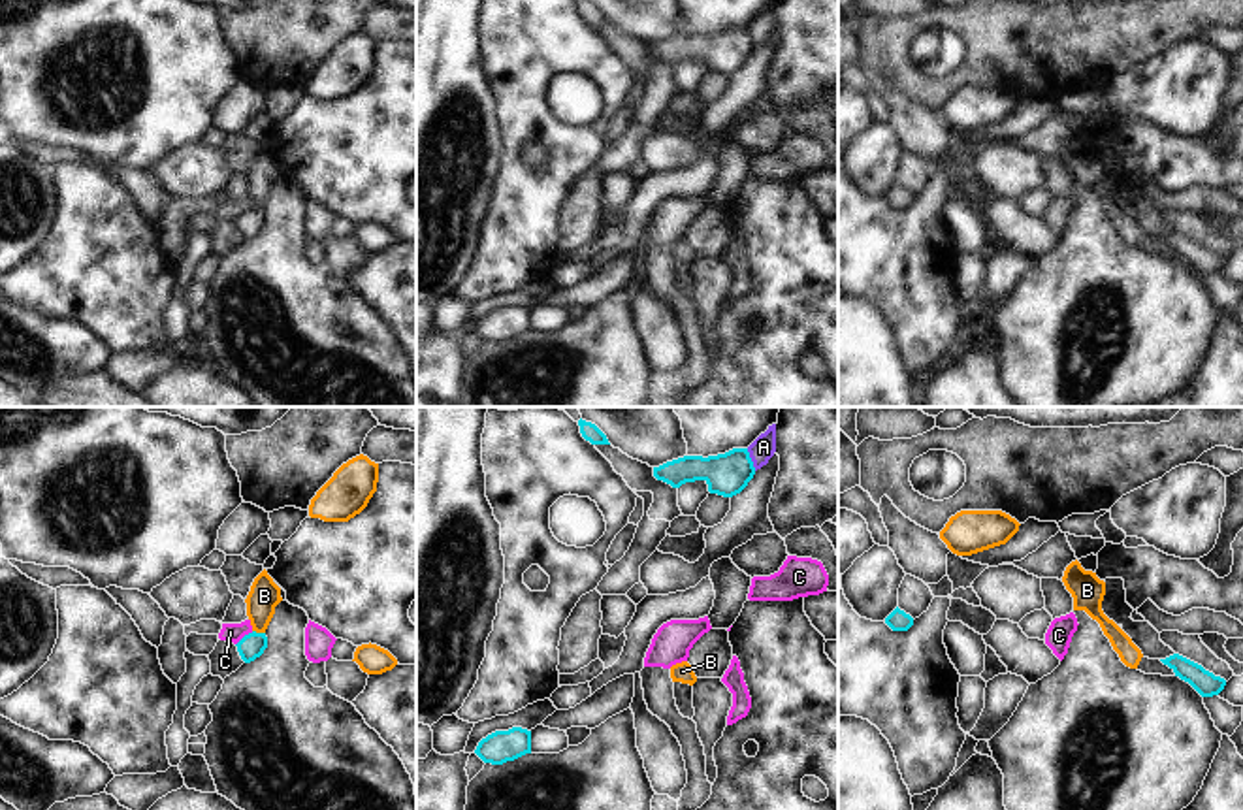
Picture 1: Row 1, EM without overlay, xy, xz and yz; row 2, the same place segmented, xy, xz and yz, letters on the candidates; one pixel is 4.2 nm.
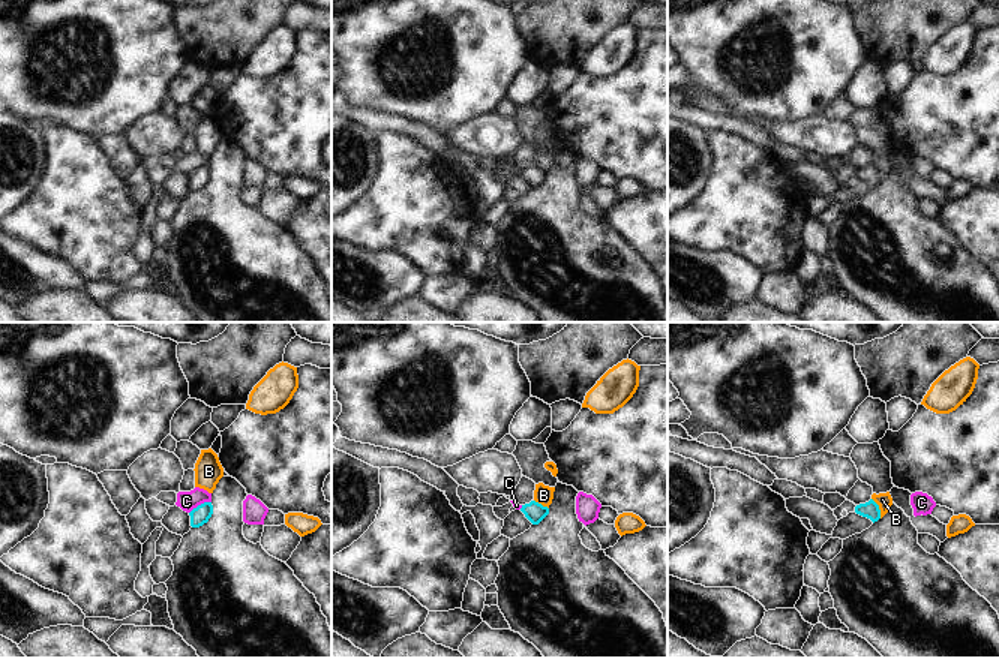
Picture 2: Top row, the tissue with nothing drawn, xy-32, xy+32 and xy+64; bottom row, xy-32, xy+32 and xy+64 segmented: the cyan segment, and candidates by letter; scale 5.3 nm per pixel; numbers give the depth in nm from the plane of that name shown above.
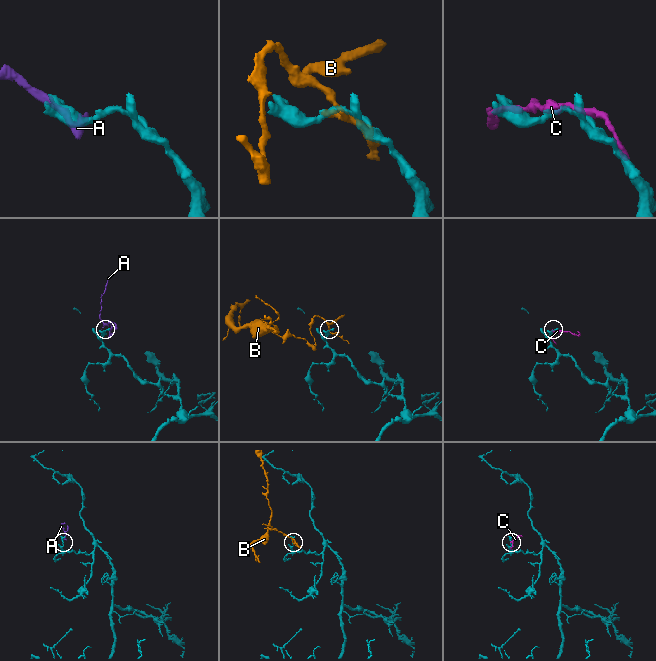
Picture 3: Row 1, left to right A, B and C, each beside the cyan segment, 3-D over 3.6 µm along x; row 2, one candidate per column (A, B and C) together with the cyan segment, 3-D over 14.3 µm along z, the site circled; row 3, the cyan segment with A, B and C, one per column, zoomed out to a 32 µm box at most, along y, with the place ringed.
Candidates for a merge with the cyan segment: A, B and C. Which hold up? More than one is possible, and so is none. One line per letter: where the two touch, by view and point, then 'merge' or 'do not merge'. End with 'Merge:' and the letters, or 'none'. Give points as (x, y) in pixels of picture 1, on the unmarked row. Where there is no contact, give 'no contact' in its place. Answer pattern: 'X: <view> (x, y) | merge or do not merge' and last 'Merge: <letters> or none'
A: xz (750, 38) | do not merge
B: xy (258, 211) | do not merge
C: xy (243, 215) | do not merge
Merge: none

